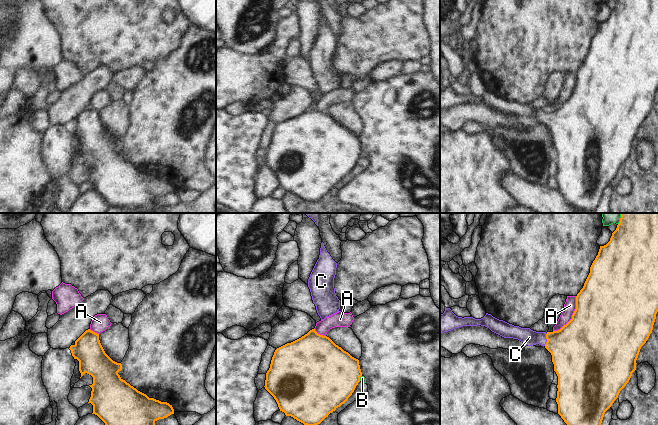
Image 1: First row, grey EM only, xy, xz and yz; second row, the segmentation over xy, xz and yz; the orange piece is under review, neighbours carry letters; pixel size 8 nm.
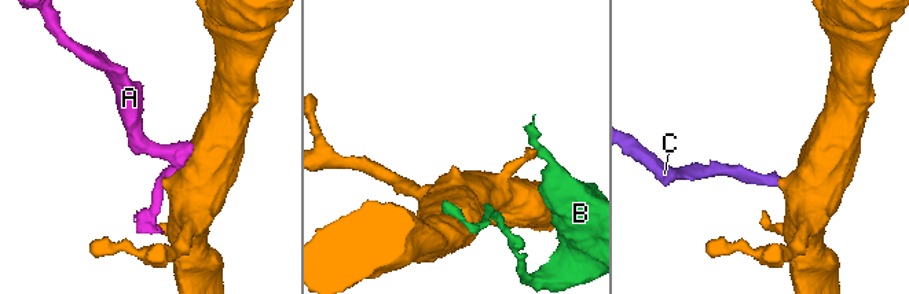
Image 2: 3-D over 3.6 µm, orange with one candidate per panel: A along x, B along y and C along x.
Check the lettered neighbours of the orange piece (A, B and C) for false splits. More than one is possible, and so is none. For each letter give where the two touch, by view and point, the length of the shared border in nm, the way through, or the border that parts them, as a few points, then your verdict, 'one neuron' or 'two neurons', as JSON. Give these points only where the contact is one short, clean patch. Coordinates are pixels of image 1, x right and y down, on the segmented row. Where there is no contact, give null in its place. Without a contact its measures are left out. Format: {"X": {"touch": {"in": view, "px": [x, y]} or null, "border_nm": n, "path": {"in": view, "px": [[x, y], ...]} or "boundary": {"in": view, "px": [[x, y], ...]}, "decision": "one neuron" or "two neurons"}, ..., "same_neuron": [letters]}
{"A": {"touch": {"in": "yz", "px": [572, 316]}, "border_nm": 340, "decision": "two neurons"}, "B": {"touch": {"in": "yz", "px": [620, 219]}, "border_nm": 100, "decision": "two neurons"}, "C": {"touch": {"in": "yz", "px": [546, 338]}, "border_nm": 110, "path": {"in": "yz", "px": [[575, 348], [546, 338], [529, 337]]}, "decision": "one neuron"}, "same_neuron": ["C"]}

